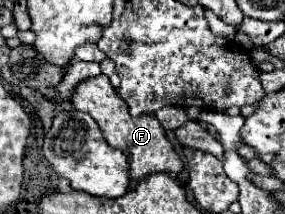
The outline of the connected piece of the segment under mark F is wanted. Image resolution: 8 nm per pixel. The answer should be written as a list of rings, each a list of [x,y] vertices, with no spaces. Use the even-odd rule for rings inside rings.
[[[99,74],[95,78],[87,78],[75,88],[75,94],[71,96],[73,108],[87,112],[93,116],[93,120],[99,124],[99,128],[105,134],[105,140],[119,148],[125,150],[129,156],[131,164],[131,180],[141,180],[149,174],[155,172],[169,172],[169,174],[179,174],[183,170],[183,160],[179,154],[173,150],[171,142],[165,136],[165,128],[153,114],[141,114],[141,116],[131,116],[129,106],[123,102],[123,98],[115,92],[111,86],[111,80],[105,74]]]

